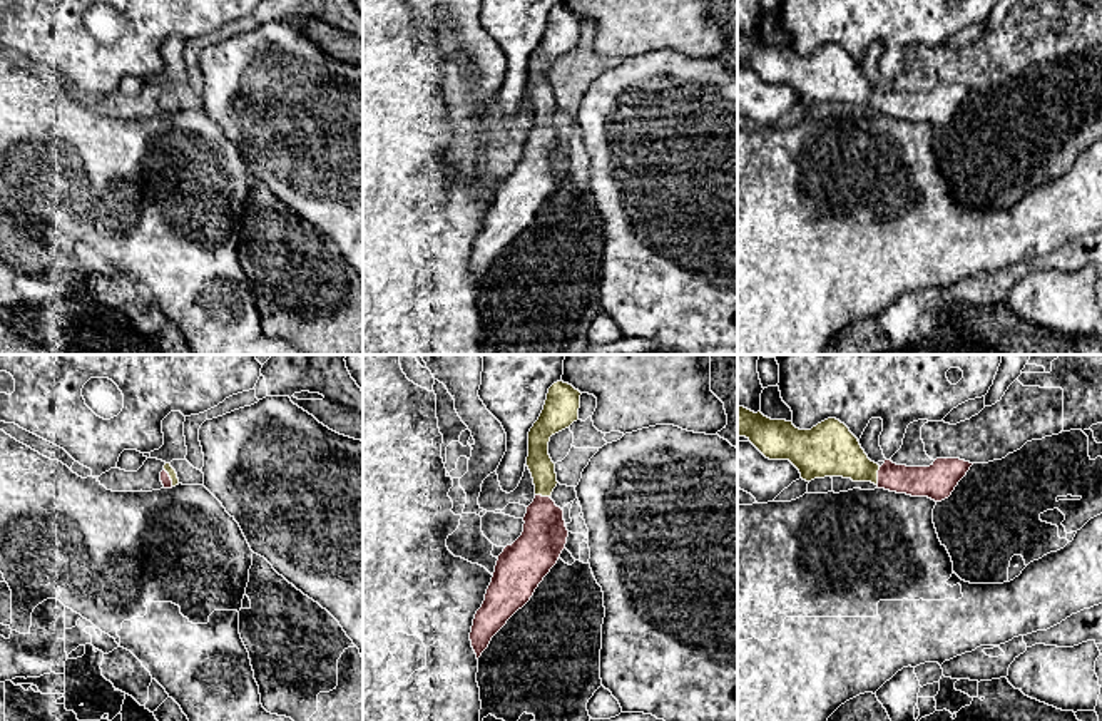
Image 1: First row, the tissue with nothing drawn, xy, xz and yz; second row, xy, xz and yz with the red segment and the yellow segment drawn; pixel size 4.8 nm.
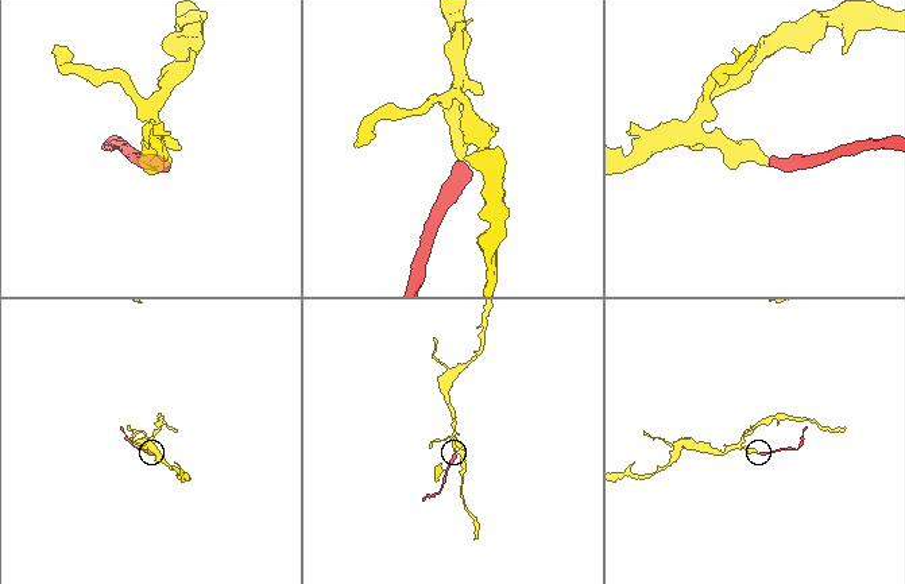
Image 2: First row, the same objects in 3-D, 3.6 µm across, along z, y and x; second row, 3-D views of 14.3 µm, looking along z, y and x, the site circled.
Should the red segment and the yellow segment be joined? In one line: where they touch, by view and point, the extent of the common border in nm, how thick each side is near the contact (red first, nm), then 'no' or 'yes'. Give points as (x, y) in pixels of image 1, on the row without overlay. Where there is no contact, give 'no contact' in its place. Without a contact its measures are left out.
yz (878, 101) | 90 nm | 140/240 nm | yes

